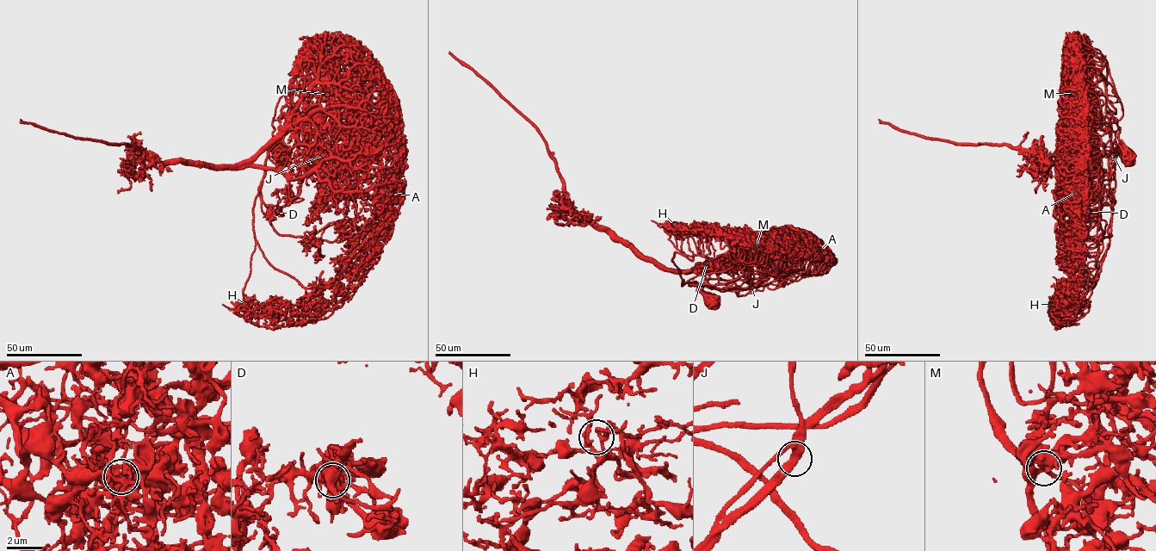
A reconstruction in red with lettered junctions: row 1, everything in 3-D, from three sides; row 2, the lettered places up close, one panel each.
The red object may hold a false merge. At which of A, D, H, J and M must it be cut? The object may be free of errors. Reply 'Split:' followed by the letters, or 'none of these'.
Split: A

